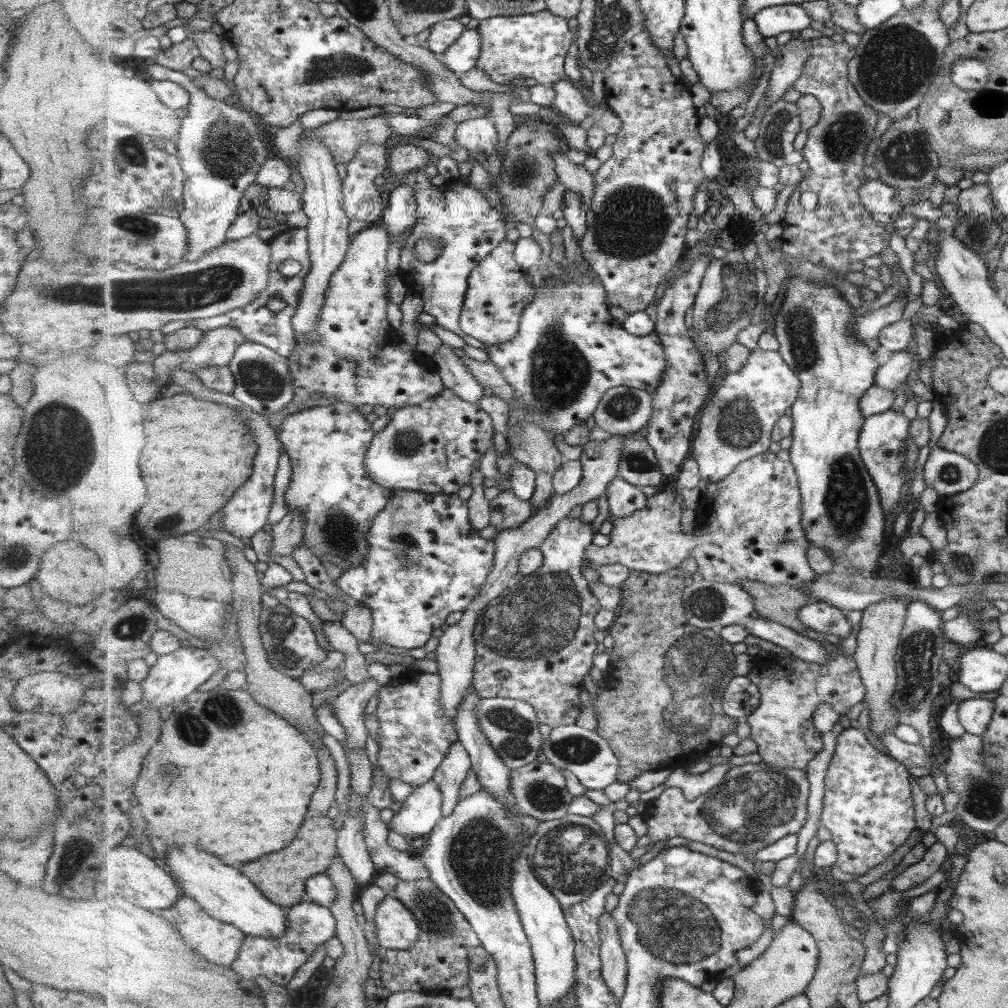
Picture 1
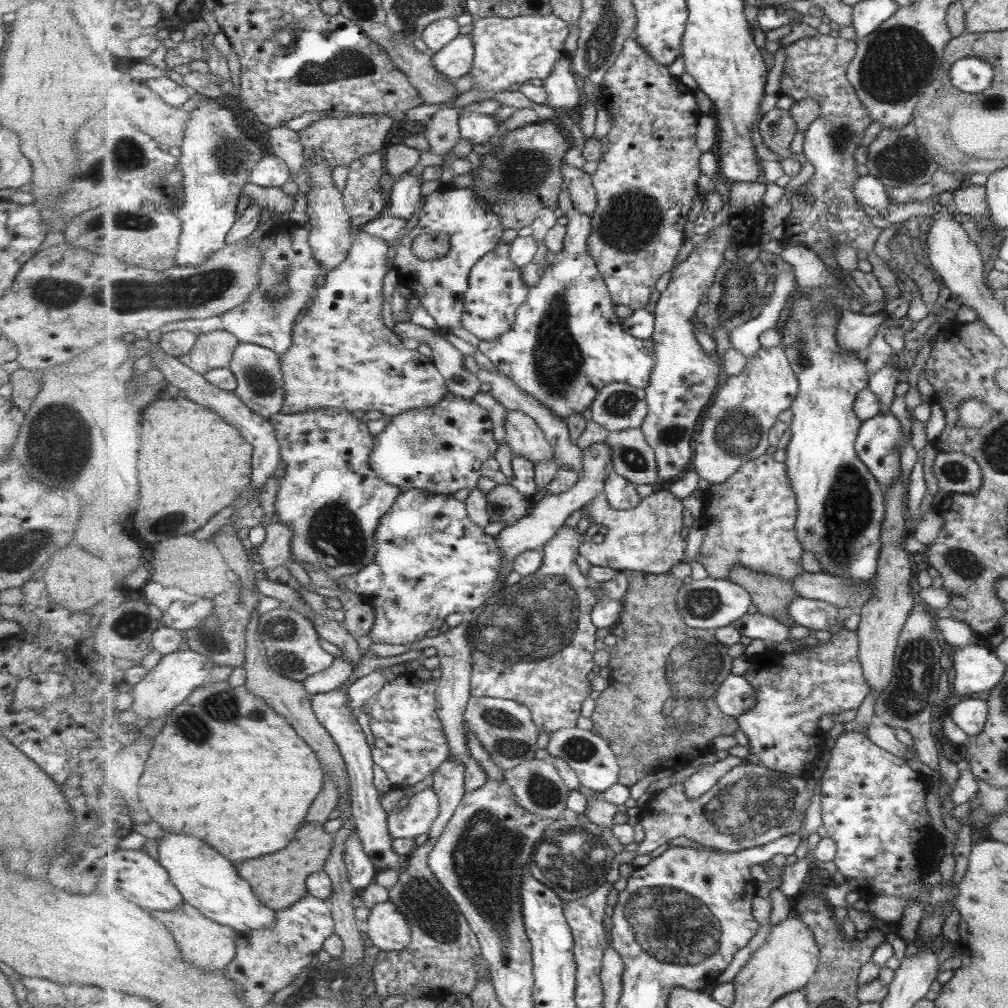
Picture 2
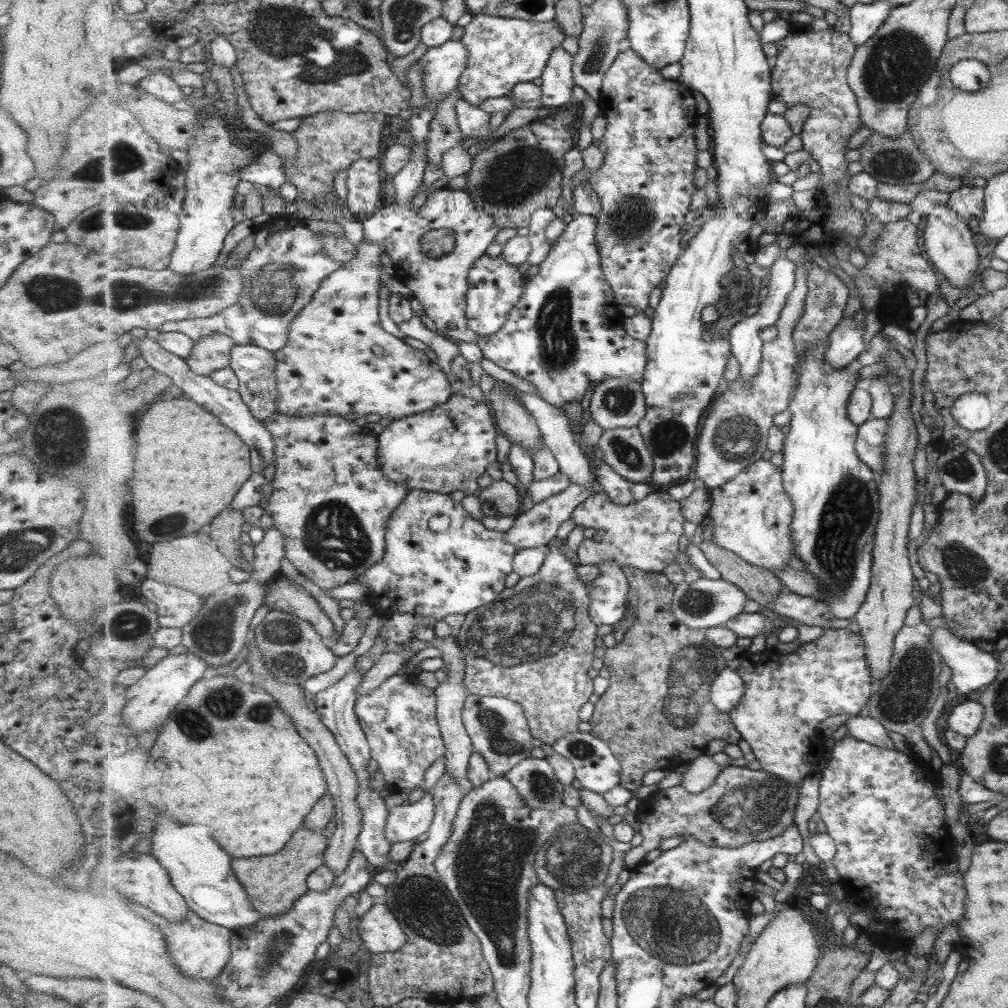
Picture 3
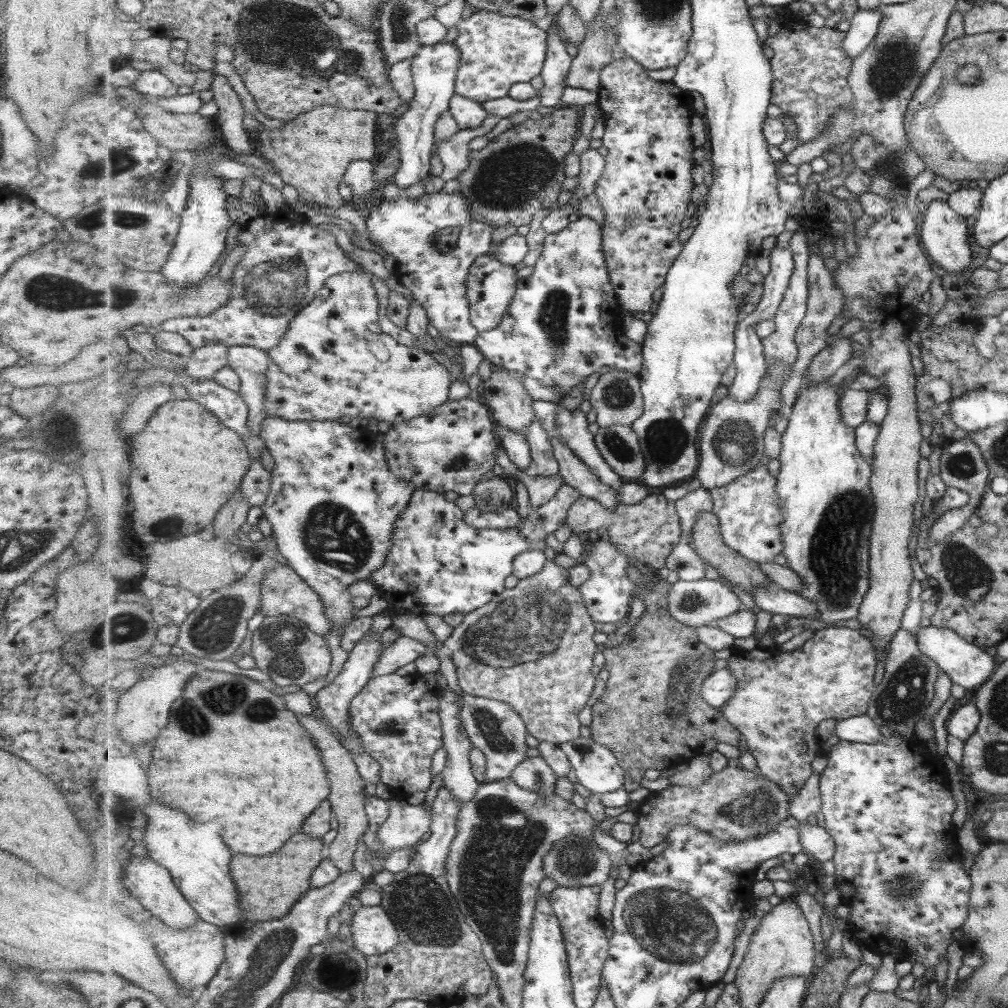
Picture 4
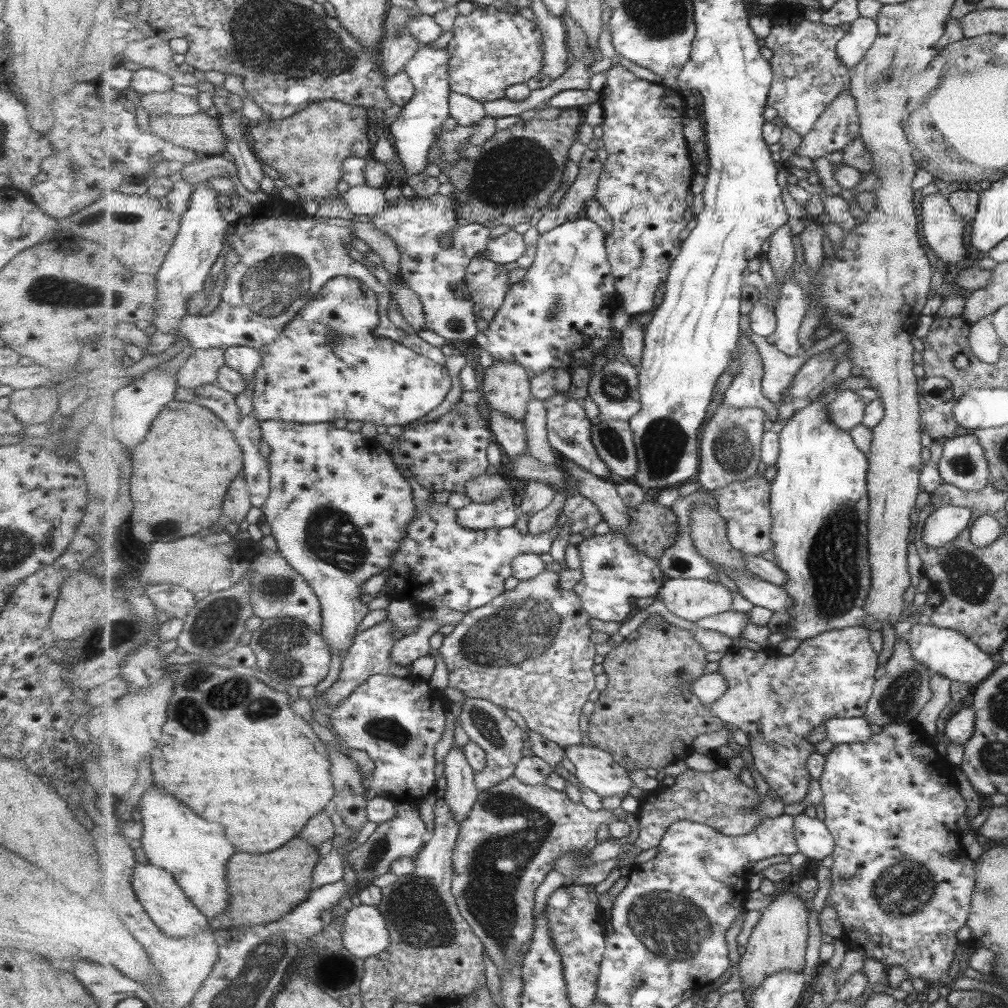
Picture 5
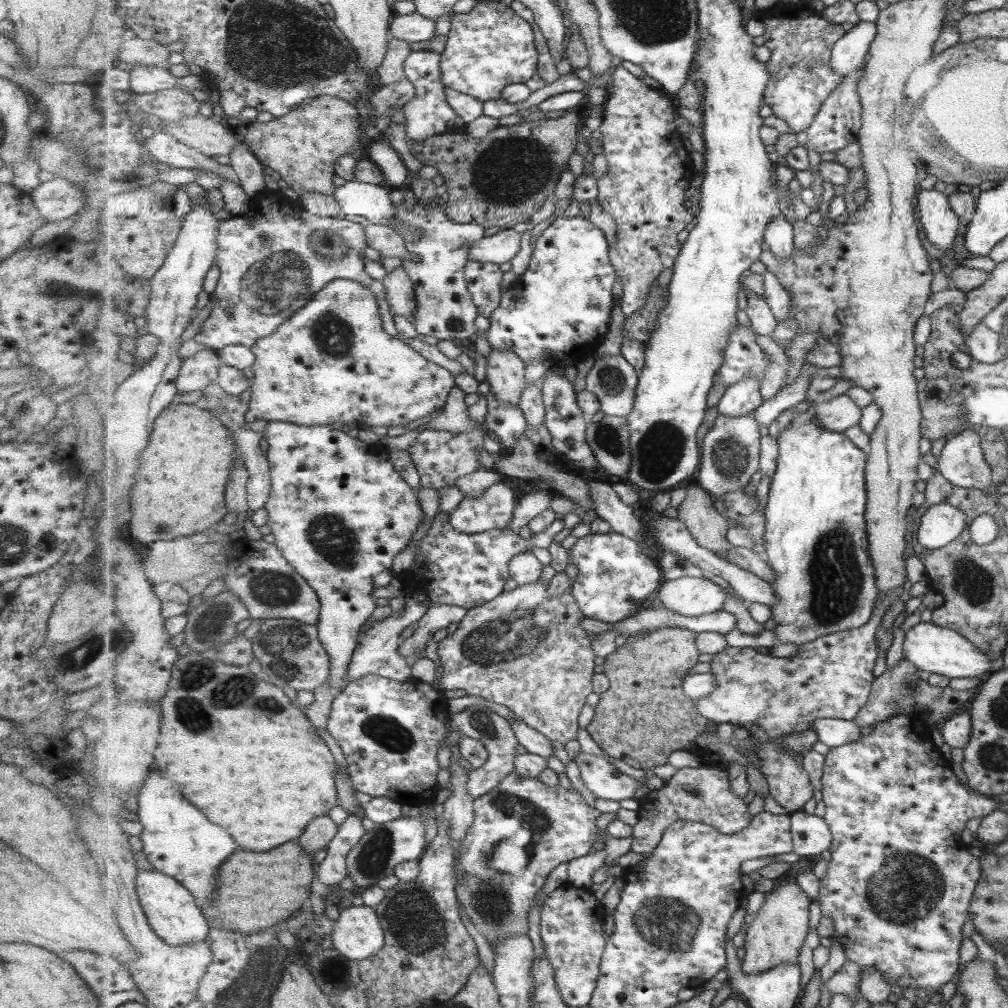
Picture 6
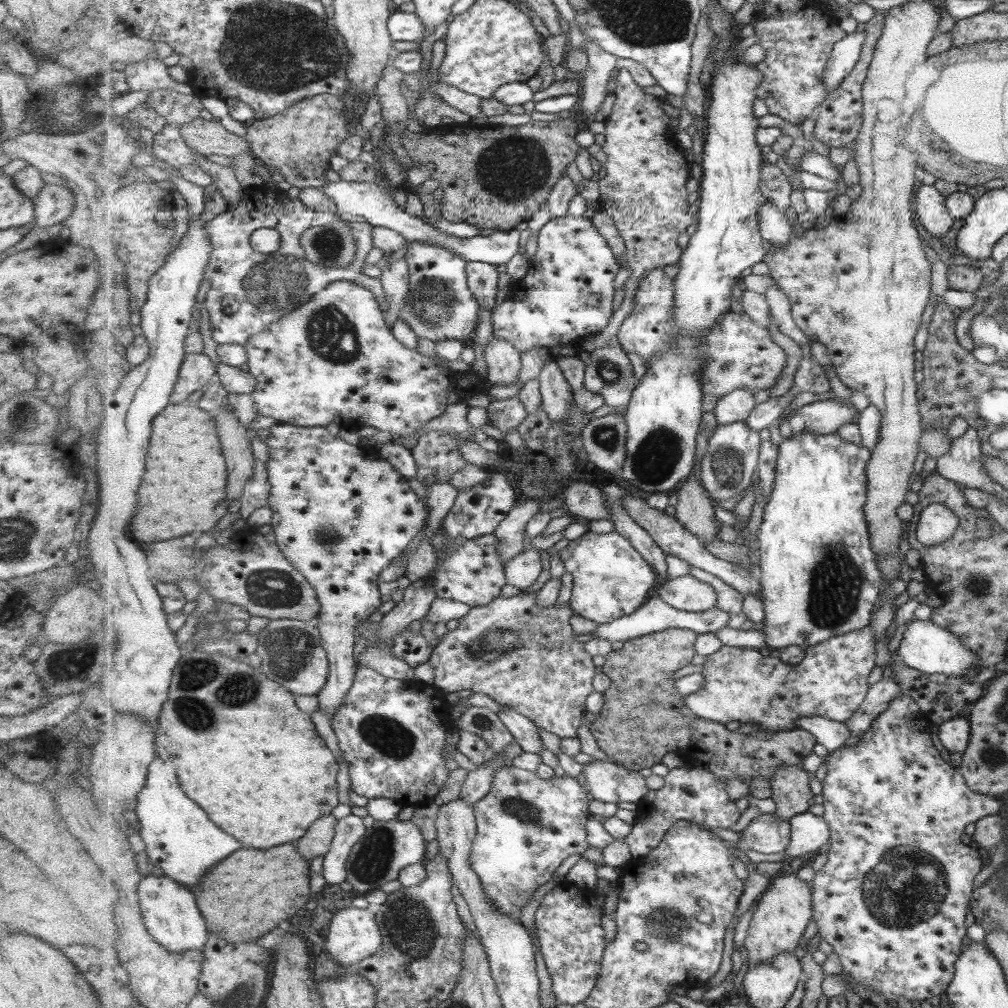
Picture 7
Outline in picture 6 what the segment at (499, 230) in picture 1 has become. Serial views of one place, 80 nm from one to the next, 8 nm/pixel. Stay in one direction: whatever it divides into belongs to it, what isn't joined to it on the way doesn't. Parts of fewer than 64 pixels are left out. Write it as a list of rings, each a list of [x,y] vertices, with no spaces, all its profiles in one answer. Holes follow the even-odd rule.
[[[436,200],[426,205],[418,201],[414,205],[396,205],[395,215],[399,220],[418,228],[418,231],[392,227],[403,236],[411,255],[402,260],[401,265],[414,282],[418,309],[413,322],[418,332],[439,340],[457,341],[457,338],[463,340],[477,334],[475,318],[479,307],[466,280],[466,266],[470,262],[470,248],[485,238],[485,227],[477,223],[456,223],[447,216],[443,202]]]

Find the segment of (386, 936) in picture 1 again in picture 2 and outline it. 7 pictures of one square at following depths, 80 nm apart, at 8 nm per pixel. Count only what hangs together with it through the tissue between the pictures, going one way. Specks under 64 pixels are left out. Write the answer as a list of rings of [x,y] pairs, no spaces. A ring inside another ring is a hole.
[[[391,901],[377,904],[370,910],[364,930],[375,946],[387,952],[405,951],[415,941],[405,913]]]

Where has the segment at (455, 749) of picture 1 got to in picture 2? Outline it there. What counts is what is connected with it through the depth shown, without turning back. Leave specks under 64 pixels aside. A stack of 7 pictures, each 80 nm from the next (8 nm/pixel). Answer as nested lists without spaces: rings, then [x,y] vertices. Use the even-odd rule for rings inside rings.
[[[451,759],[446,761],[434,772],[432,787],[440,798],[440,815],[433,823],[427,842],[413,851],[410,865],[399,874],[397,883],[390,888],[390,901],[405,913],[415,941],[405,951],[381,950],[377,964],[372,966],[375,992],[383,1000],[390,996],[422,996],[426,1001],[443,1001],[449,994],[456,992],[470,995],[482,977],[482,968],[478,967],[477,961],[482,954],[478,933],[429,865],[429,856],[437,839],[441,838],[447,823],[467,794],[465,762]]]

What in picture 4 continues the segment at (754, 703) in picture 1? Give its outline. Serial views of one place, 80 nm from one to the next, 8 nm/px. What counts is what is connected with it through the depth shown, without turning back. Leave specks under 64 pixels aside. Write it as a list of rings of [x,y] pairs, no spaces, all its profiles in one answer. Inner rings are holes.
[[[729,668],[718,669],[703,683],[702,697],[715,708],[723,708],[737,693],[737,678]]]

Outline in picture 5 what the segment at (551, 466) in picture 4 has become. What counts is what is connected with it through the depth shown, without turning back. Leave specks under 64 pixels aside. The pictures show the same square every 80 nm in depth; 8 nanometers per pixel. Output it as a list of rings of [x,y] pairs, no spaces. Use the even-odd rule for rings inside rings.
[[[532,395],[530,406],[528,406],[528,415],[524,422],[528,434],[528,448],[532,455],[543,464],[556,466],[558,452],[549,440],[548,410],[545,403],[534,395]]]

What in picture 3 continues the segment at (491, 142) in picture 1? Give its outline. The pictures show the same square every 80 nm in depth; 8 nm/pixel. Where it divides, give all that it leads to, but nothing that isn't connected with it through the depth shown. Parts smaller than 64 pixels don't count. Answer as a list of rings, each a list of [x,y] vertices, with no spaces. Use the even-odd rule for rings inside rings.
[[[465,99],[459,100],[456,106],[461,132],[464,137],[474,137],[482,140],[491,132],[491,113],[469,104]]]

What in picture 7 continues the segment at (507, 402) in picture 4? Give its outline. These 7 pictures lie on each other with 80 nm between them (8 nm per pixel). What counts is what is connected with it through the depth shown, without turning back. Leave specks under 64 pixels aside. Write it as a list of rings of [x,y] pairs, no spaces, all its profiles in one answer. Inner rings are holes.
[[[494,336],[484,350],[487,362],[487,382],[491,385],[511,386],[519,382],[519,372],[523,368],[519,351],[504,338]]]

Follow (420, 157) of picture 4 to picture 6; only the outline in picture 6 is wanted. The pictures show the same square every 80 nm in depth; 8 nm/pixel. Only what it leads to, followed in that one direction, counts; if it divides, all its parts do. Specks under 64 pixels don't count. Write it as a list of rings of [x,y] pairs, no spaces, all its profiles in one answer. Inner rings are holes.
[[[429,50],[413,51],[405,61],[406,77],[416,86],[416,97],[402,108],[410,147],[423,149],[429,138],[447,133],[451,121],[457,120],[458,125],[463,126],[455,109],[449,104],[441,63],[442,53]]]

